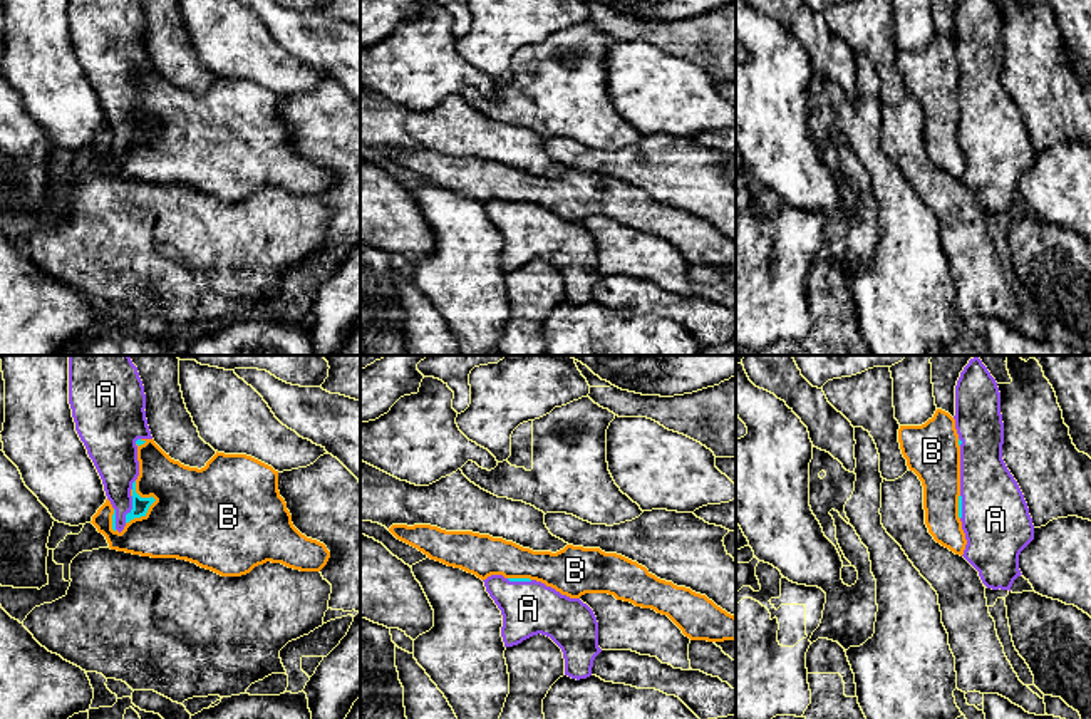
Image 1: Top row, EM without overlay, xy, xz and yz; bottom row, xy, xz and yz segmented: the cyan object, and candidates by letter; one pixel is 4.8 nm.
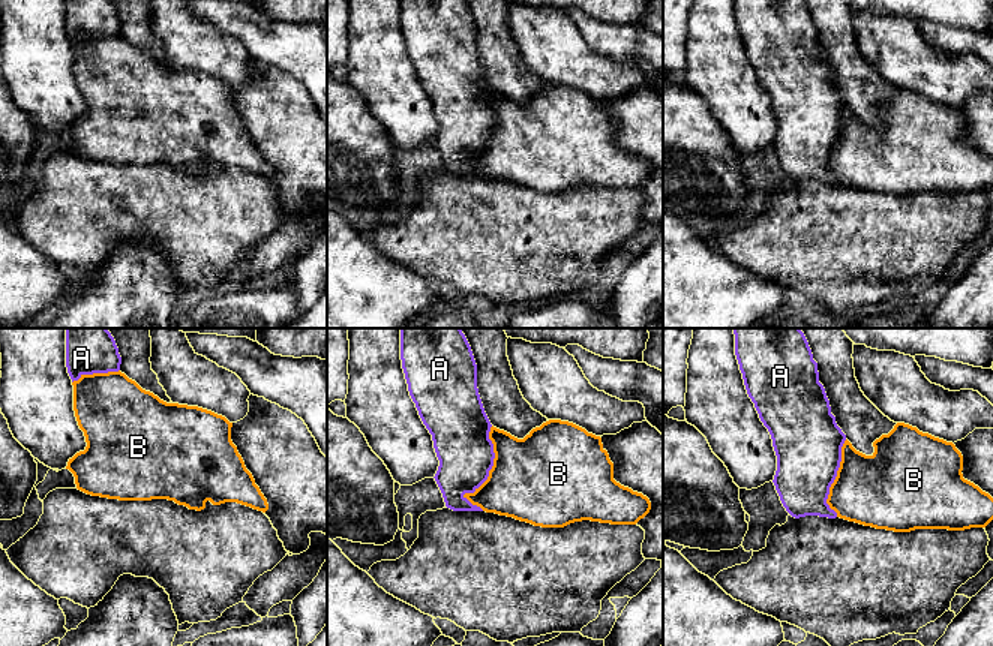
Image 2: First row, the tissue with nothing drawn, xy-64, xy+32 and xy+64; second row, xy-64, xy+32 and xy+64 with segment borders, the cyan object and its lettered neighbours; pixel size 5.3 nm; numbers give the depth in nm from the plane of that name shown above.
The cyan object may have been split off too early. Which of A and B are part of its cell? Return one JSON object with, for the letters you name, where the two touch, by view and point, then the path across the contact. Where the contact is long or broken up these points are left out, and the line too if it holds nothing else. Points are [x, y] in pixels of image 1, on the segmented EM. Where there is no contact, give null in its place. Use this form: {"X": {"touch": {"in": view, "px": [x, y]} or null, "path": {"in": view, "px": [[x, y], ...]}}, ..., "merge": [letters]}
{"A": {"touch": {"in": "xy", "px": [131, 510]}}, "merge": ["A"]}

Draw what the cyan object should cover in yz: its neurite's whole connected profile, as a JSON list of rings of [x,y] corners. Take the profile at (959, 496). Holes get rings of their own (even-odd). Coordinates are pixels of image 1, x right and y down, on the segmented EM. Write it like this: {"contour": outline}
{"contour": [[[979,357],[969,360],[955,385],[955,429],[960,446],[959,518],[965,533],[964,558],[992,590],[1009,590],[1017,577],[1019,555],[1034,540],[1024,494],[1002,459],[1004,422],[995,379]]]}

